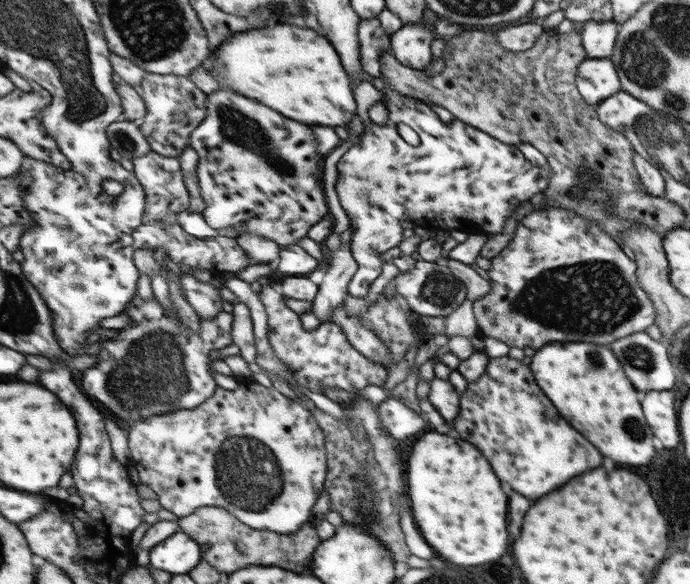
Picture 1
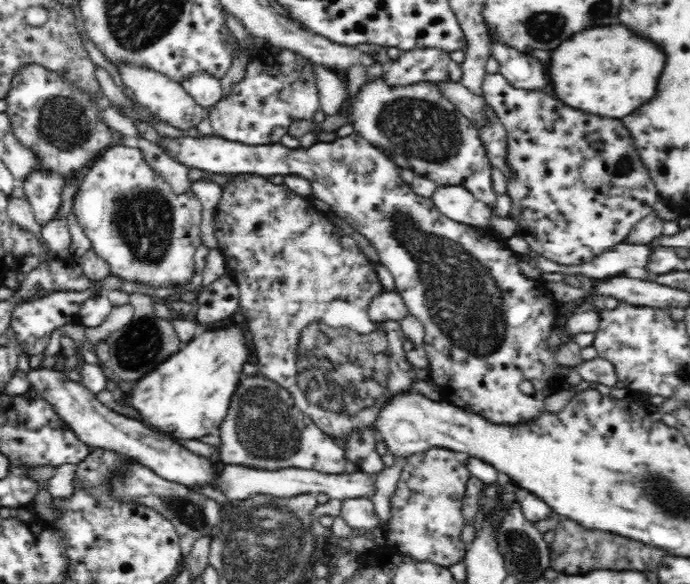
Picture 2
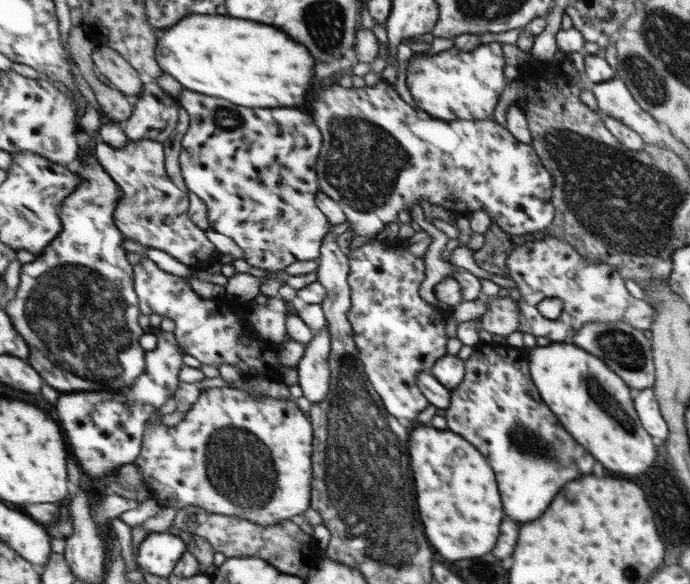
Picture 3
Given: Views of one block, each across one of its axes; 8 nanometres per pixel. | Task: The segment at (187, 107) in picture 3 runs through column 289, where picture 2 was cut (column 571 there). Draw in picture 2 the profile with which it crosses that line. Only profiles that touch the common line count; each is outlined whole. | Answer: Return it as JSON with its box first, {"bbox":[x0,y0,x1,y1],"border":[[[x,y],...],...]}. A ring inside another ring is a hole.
{"bbox":[482,72,659,266],"border":[[[500,72],[484,75],[482,83],[483,98],[490,106],[494,113],[499,117],[506,129],[506,156],[505,165],[507,169],[507,195],[512,203],[510,207],[510,219],[517,225],[517,234],[529,244],[530,250],[541,254],[549,261],[557,262],[558,265],[578,266],[590,262],[592,258],[596,258],[599,254],[606,253],[612,246],[622,243],[628,236],[634,226],[642,218],[647,218],[653,214],[654,203],[659,199],[658,190],[656,190],[655,182],[652,181],[651,171],[644,166],[643,160],[634,146],[632,135],[628,132],[628,128],[616,120],[616,118],[604,118],[604,116],[596,116],[596,114],[584,114],[576,108],[566,106],[565,102],[553,98],[550,92],[536,90],[527,90],[527,88],[515,87],[513,83],[507,81]]]}

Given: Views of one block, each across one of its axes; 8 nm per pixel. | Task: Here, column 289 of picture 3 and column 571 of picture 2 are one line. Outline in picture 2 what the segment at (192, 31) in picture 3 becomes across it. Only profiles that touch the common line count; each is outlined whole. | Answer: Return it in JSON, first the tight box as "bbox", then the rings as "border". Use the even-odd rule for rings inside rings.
{"bbox":[548,26,664,118],"border":[[[600,26],[564,40],[550,56],[548,74],[556,99],[565,105],[590,114],[622,118],[656,94],[656,78],[662,68],[664,54],[652,42],[636,38],[624,26]]]}

